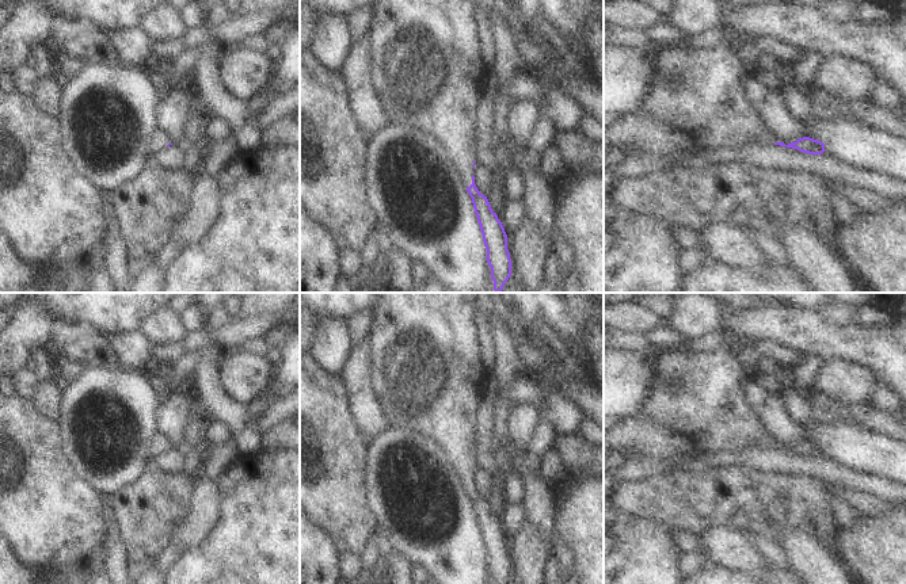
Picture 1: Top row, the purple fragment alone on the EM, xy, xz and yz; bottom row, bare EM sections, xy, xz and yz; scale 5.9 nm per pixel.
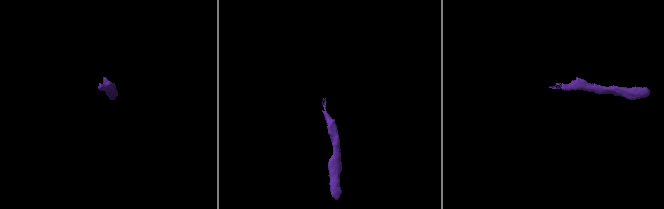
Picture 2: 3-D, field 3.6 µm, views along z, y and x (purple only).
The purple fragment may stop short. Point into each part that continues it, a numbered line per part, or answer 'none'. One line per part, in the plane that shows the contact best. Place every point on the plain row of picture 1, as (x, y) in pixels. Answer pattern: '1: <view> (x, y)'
1: xz (426, 373)

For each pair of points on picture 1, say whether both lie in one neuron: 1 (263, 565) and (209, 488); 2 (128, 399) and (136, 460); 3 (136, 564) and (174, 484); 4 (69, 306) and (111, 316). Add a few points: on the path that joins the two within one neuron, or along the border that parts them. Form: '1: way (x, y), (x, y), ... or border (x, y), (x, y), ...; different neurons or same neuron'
1: border (216, 480), (220, 495), (220, 514), (208, 531); different neurons
2: way (136, 413), (140, 424), (137, 445); same neuron
3: way (143, 544), (147, 512), (155, 504); same neuron
4: way (80, 306), (101, 306); same neuron

